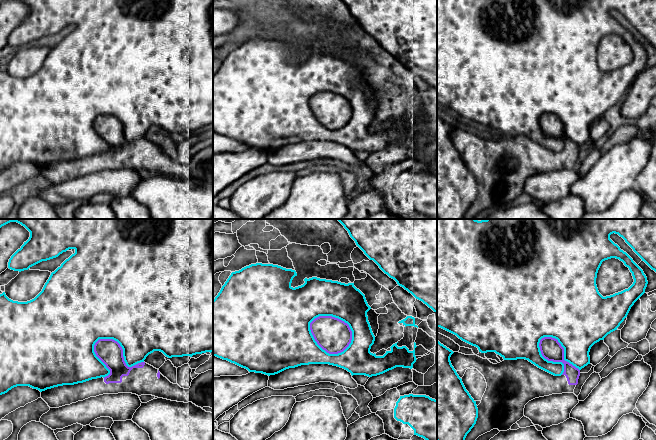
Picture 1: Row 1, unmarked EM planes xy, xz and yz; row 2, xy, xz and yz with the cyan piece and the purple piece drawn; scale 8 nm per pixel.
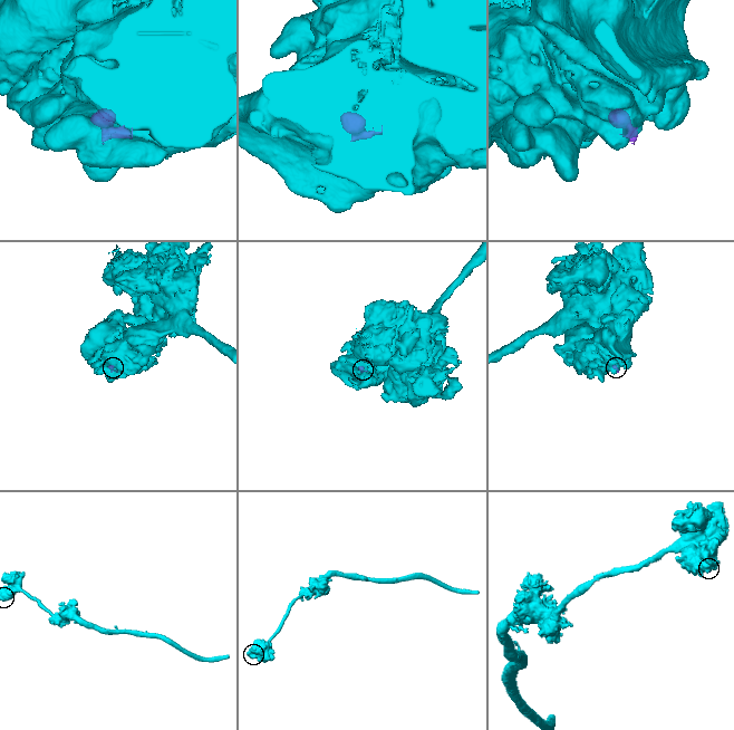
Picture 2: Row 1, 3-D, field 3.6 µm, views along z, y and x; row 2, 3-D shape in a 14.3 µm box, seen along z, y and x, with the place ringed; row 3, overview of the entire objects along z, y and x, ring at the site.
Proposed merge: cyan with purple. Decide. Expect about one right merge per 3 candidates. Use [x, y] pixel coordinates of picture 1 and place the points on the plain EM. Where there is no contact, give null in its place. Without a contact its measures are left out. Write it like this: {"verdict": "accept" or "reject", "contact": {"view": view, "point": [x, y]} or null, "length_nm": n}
{"verdict": "reject", "contact": {"view": "xz", "point": [337, 93]}, "length_nm": 380}

